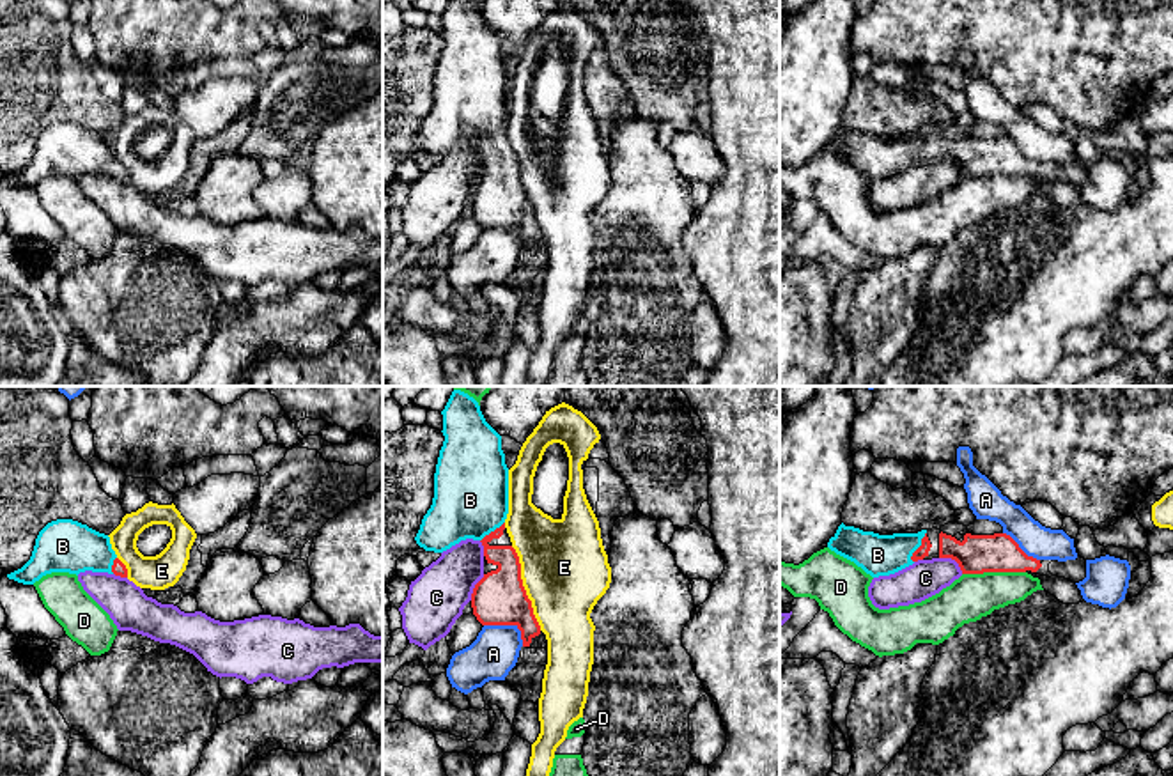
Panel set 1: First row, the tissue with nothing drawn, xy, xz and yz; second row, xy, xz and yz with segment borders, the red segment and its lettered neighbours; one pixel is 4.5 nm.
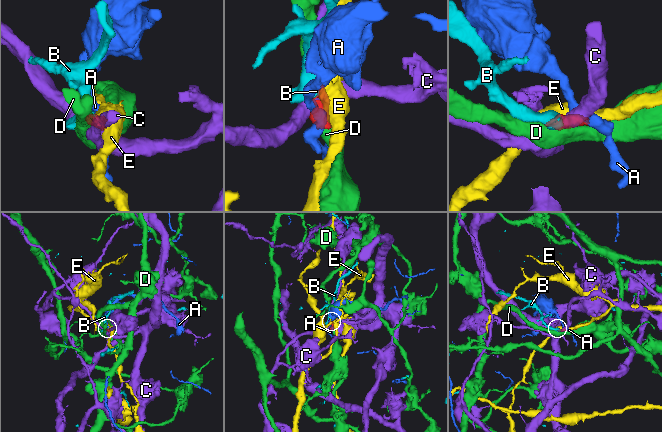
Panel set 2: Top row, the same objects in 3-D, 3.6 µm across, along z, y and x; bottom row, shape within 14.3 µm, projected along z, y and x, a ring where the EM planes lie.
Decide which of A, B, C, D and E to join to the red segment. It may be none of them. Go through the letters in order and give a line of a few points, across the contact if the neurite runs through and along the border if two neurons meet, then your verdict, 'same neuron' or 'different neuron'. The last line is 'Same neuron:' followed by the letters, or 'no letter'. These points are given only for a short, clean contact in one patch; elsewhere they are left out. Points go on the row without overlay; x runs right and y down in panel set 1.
A: line xz (484, 227), (512, 227), (520, 234), (523, 248); different neuron
B: line yz (922, 155), (918, 151), (877, 158); same neuron
C: different neuron
D: different neuron
E: different neuron
Same neuron: B

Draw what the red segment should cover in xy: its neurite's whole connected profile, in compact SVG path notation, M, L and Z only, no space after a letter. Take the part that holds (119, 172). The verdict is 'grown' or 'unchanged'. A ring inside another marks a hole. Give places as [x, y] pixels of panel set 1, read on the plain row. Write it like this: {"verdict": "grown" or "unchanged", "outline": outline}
{"verdict": "grown", "outline": "M57 122L39 135L30 163L7 181L34 188L51 175L78 179L85 174L128 181L128 172L112 152L108 138L73 122Z"}

